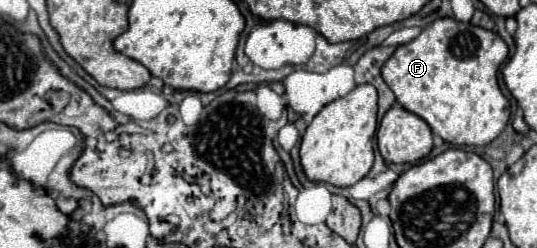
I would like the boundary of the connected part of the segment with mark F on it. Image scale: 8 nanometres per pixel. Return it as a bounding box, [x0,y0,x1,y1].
[381,18,511,146]

